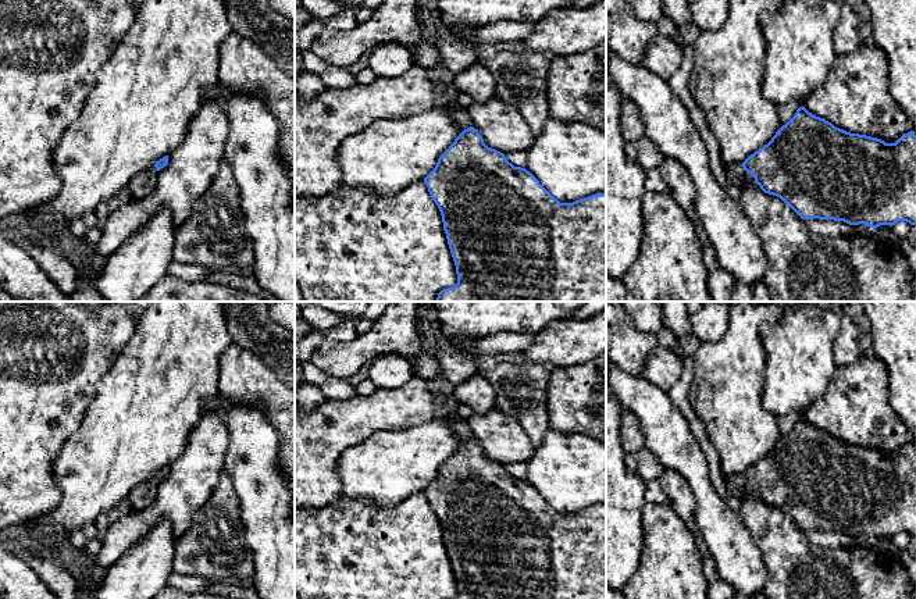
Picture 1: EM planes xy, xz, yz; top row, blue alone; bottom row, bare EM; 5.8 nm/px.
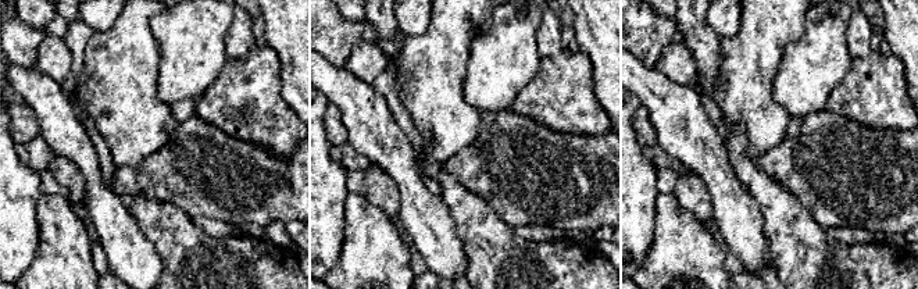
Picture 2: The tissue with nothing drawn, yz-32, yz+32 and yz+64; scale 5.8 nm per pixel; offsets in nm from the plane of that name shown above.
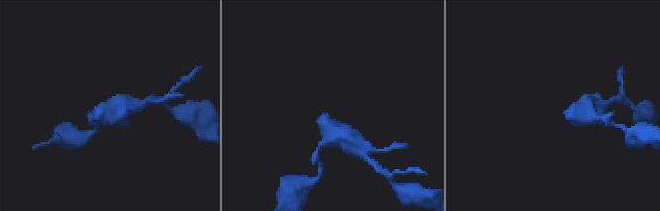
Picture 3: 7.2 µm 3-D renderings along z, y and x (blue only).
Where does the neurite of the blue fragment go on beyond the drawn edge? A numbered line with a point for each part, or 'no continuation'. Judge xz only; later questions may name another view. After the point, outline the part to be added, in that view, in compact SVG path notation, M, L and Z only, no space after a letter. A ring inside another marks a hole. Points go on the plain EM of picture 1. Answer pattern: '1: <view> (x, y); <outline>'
1: xz (460, 427); M446 411L445 414L450 418L453 431L461 439L461 443L471 438L471 431L466 420L463 420L456 411Z

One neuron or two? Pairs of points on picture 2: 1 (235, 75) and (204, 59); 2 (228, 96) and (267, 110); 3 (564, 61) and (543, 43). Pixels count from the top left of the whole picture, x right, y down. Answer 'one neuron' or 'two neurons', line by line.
1: two neurons
2: one neuron
3: two neurons

